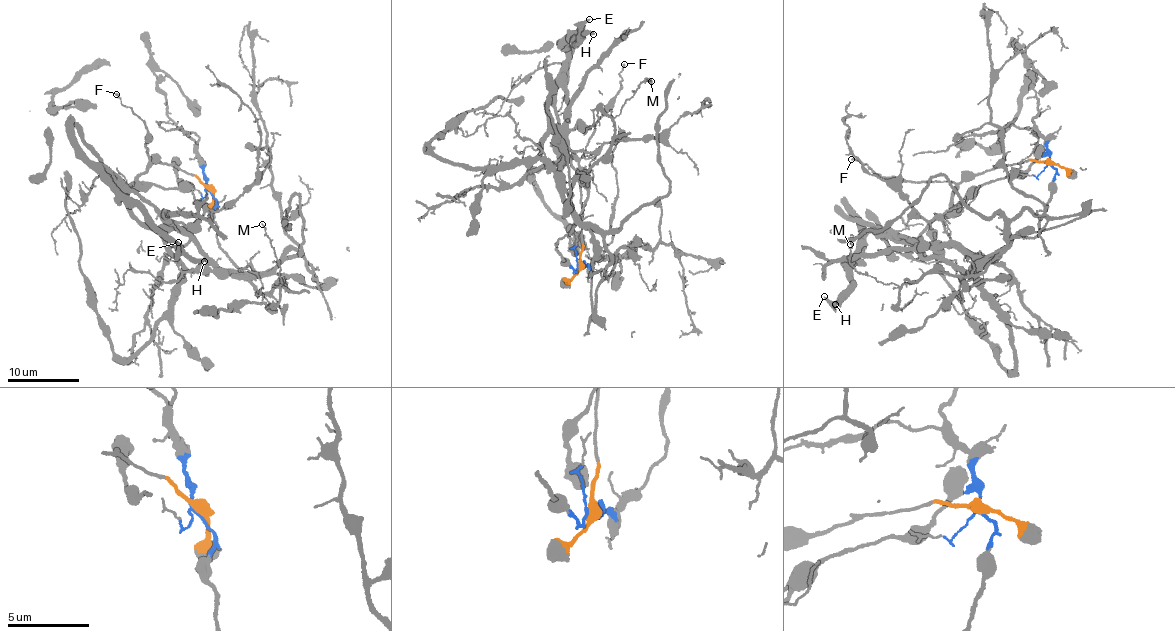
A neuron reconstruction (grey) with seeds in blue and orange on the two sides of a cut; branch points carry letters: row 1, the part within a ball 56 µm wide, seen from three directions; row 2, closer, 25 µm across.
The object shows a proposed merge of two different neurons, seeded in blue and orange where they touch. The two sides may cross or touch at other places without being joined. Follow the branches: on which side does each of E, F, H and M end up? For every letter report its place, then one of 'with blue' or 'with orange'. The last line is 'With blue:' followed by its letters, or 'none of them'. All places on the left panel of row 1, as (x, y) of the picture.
E: at (178, 242); with orange
F: at (116, 94); with orange
H: at (204, 261); with orange
M: at (262, 224); with blue
With blue: M

